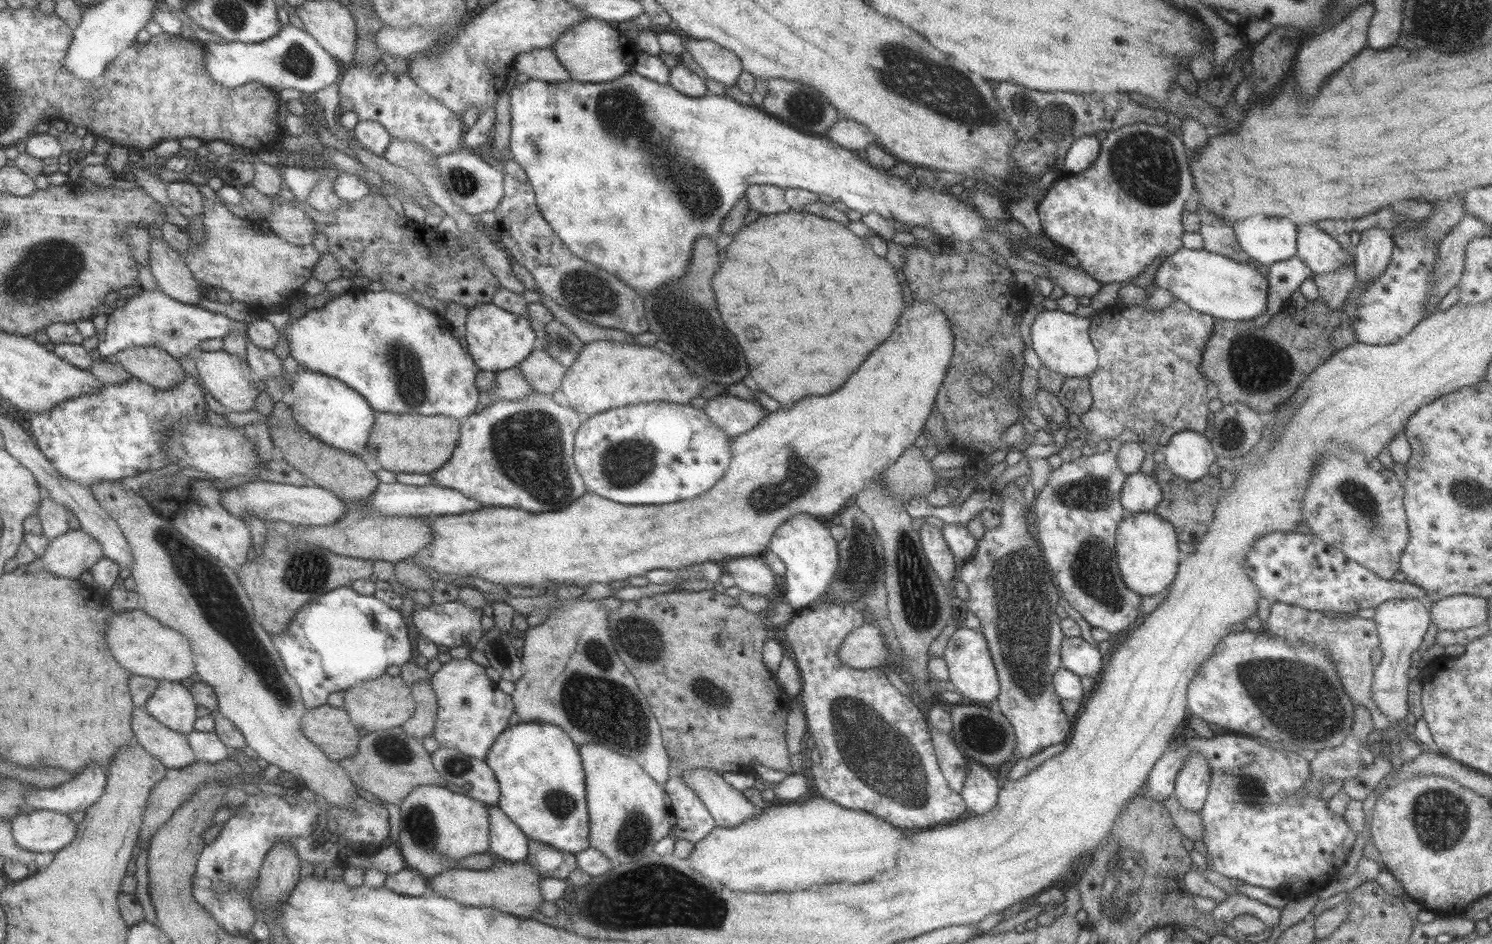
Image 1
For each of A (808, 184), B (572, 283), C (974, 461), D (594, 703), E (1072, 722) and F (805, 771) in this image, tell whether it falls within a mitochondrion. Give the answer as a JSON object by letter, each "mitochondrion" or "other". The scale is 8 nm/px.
{"A":"other","B":"mitochondrion","C":"other","D":"mitochondrion","E":"other","F":"other"}

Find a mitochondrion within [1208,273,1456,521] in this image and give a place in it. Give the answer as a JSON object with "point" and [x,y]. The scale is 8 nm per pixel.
{"point":[1257,365]}

